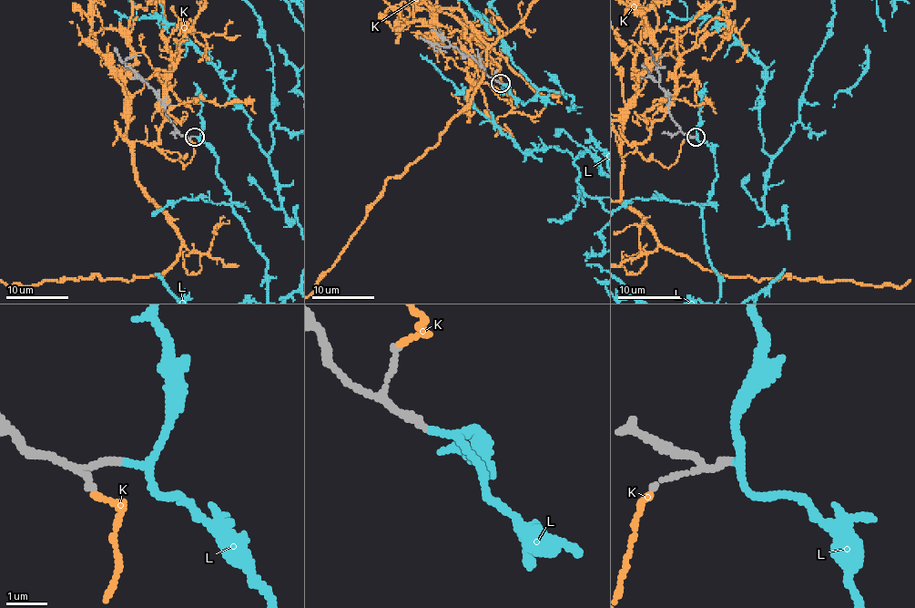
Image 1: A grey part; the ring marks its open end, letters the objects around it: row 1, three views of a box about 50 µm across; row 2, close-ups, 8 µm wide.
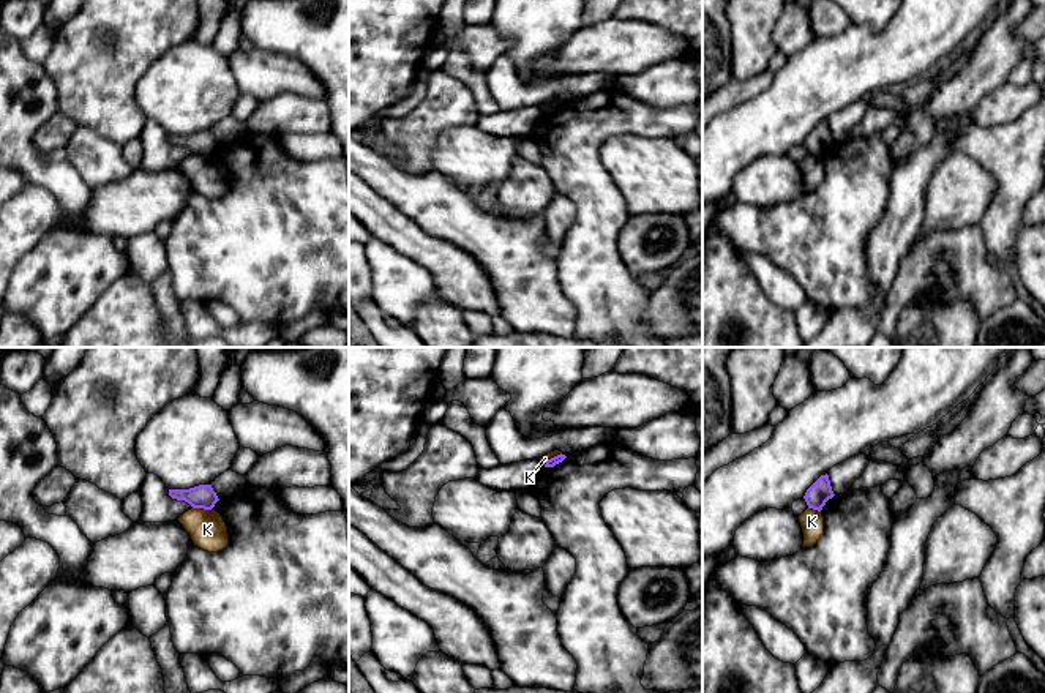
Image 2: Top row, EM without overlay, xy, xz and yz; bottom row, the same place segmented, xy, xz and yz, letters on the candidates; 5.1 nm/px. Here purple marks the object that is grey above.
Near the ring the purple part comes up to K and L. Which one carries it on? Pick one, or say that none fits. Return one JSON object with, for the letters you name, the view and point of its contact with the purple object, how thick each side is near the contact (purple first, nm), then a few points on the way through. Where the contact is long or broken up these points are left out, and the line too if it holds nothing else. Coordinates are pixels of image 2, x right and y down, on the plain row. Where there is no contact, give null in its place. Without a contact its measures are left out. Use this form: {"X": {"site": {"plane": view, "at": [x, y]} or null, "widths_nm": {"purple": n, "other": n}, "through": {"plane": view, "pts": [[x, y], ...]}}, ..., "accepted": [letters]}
{"L": {"site": null}, "accepted": ["L"]}

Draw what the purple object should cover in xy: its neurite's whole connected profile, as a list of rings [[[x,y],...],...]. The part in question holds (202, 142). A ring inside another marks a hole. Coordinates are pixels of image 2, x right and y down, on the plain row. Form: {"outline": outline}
{"outline": [[[199,131],[189,136],[169,136],[169,142],[188,148],[193,155],[212,156],[219,147],[212,131]]]}

